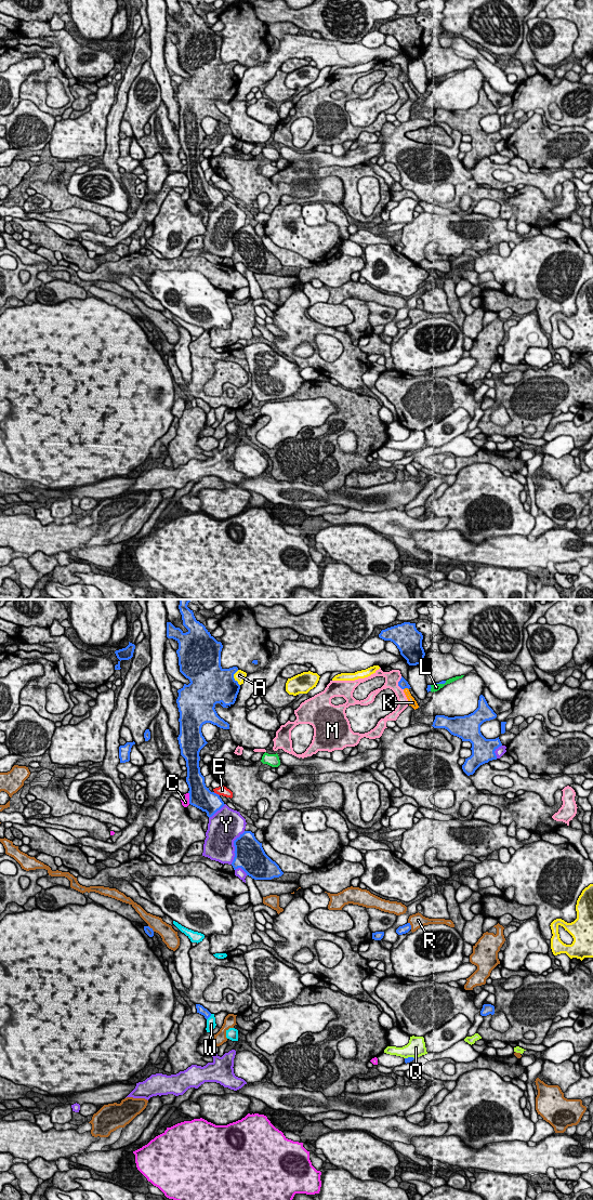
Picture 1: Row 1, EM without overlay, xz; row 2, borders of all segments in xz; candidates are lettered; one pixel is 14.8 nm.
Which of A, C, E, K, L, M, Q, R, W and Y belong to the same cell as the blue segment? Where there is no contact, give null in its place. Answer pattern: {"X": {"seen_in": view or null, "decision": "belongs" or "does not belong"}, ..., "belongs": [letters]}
{"A": {"seen_in": "xz", "decision": "does not belong"}, "C": {"seen_in": "xz", "decision": "does not belong"}, "E": {"seen_in": "xz", "decision": "does not belong"}, "K": {"seen_in": "xz", "decision": "does not belong"}, "L": {"seen_in": "xz", "decision": "does not belong"}, "M": {"seen_in": "xz", "decision": "does not belong"}, "Q": {"seen_in": "xz", "decision": "does not belong"}, "R": {"seen_in": "xz", "decision": "does not belong"}, "W": {"seen_in": "xz", "decision": "does not belong"}, "Y": {"seen_in": "xz", "decision": "does not belong"}, "belongs": []}

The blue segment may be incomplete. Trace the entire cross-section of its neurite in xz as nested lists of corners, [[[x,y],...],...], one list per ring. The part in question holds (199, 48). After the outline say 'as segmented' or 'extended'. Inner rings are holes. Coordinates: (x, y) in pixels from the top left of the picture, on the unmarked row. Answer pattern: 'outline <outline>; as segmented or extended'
outline [[[179,0],[182,9],[183,19],[188,24],[184,27],[180,22],[175,22],[171,16],[167,16],[167,31],[173,32],[179,37],[176,44],[179,51],[180,66],[189,74],[189,78],[177,84],[176,93],[180,106],[180,129],[177,131],[181,149],[186,155],[187,171],[186,176],[189,182],[189,198],[207,207],[212,211],[225,198],[219,188],[211,186],[206,181],[205,171],[200,167],[199,146],[208,137],[202,130],[201,121],[206,117],[211,117],[223,123],[229,123],[229,118],[221,113],[215,98],[220,97],[223,102],[228,102],[235,97],[240,79],[234,72],[238,65],[237,61],[223,63],[221,61],[221,45],[223,39],[218,36],[206,21],[196,14],[193,4],[187,0]]]; as segmented

